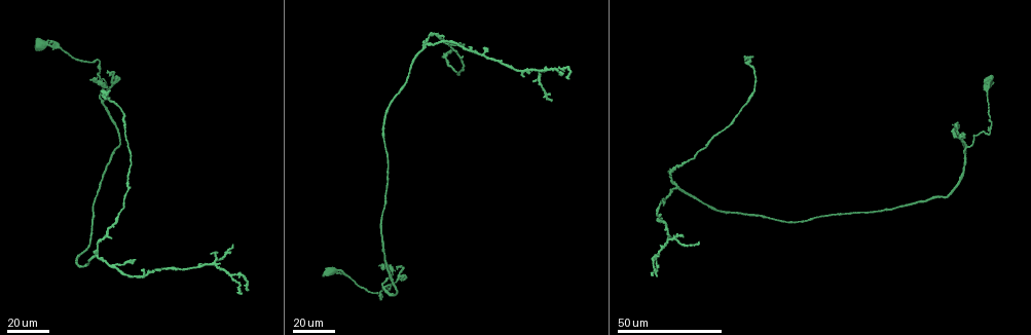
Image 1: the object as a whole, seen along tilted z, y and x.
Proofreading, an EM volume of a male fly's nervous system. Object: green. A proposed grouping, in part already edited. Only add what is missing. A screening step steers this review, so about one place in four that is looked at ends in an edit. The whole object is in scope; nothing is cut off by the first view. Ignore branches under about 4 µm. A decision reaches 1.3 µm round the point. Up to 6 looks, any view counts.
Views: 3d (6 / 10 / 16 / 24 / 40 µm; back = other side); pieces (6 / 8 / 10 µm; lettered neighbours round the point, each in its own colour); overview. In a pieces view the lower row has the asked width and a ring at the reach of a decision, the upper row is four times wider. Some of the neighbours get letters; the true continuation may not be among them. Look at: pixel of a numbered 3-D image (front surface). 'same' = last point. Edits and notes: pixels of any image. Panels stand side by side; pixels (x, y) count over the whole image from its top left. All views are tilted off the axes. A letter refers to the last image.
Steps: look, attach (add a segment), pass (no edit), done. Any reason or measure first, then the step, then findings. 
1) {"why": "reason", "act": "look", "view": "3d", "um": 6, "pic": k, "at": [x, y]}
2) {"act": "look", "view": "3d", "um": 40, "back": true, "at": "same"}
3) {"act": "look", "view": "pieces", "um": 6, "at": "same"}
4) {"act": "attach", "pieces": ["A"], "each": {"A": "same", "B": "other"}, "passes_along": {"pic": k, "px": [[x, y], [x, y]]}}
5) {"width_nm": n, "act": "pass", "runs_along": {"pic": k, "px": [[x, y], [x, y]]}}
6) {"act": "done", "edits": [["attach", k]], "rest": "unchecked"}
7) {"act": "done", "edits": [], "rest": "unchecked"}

{"why": "branch stops here", "act": "look", "view": "3d", "um": 40, "pic": 1, "at": [399, 265]}

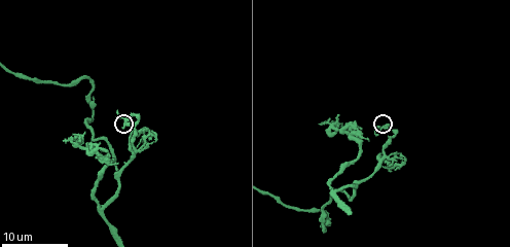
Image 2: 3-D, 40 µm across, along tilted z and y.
{"act": "look", "view": "3d", "um": 10, "pic": 2, "at": [380, 129]}

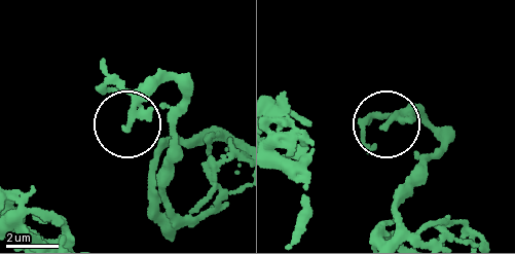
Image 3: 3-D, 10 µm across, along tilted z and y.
{"act": "look", "view": "pieces", "um": 8, "pic": 3, "at": [126, 129]}

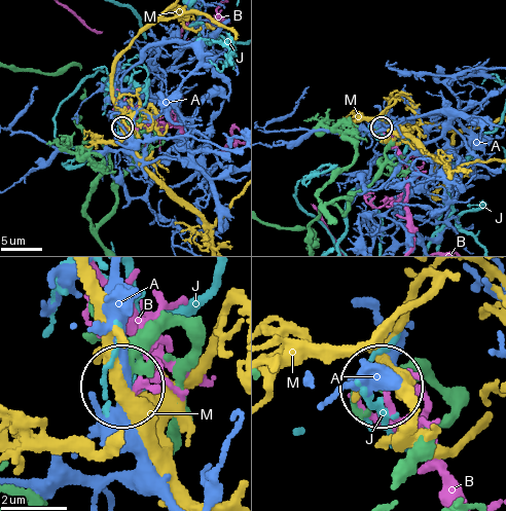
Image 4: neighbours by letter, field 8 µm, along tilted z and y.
{"width_nm": 210, "act": "pass", "each": {"A": "other", "B": "other", "J": "other", "M": "other"}, "found": "no lettered segment goes on from it"}

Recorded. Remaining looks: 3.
{"why": "branch stops here", "act": "look", "view": "3d", "um": 40, "pic": 1, "at": [669, 242]}

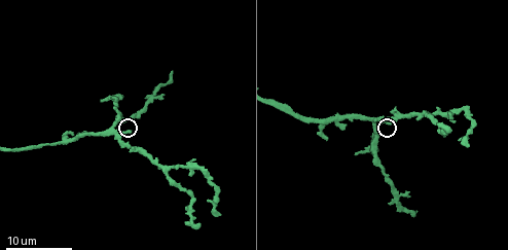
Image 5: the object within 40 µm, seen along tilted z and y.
{"act": "look", "view": "pieces", "um": 8, "pic": 5, "at": [130, 131]}

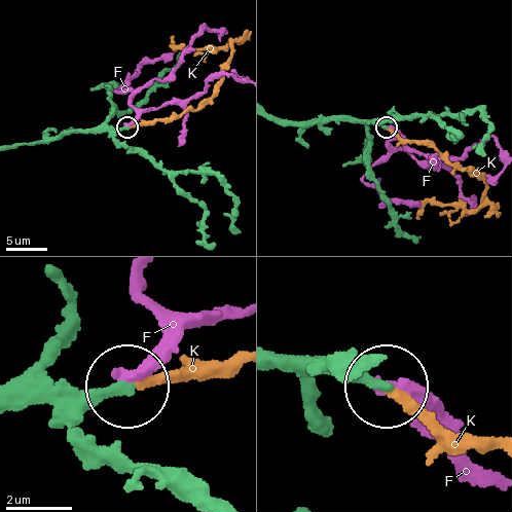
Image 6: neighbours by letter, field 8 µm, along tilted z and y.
{"width_nm": 300, "act": "attach", "pieces": ["K"], "each": {"F": "other", "K": "same"}, "passes_along": {"pic": 6, "px": [[35, 404], [81, 407], [130, 386], [233, 366]]}, "found": "it goes on there"}

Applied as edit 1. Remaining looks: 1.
{"act": "done", "edits": [["attach", 6]], "rest": "unchecked"}

